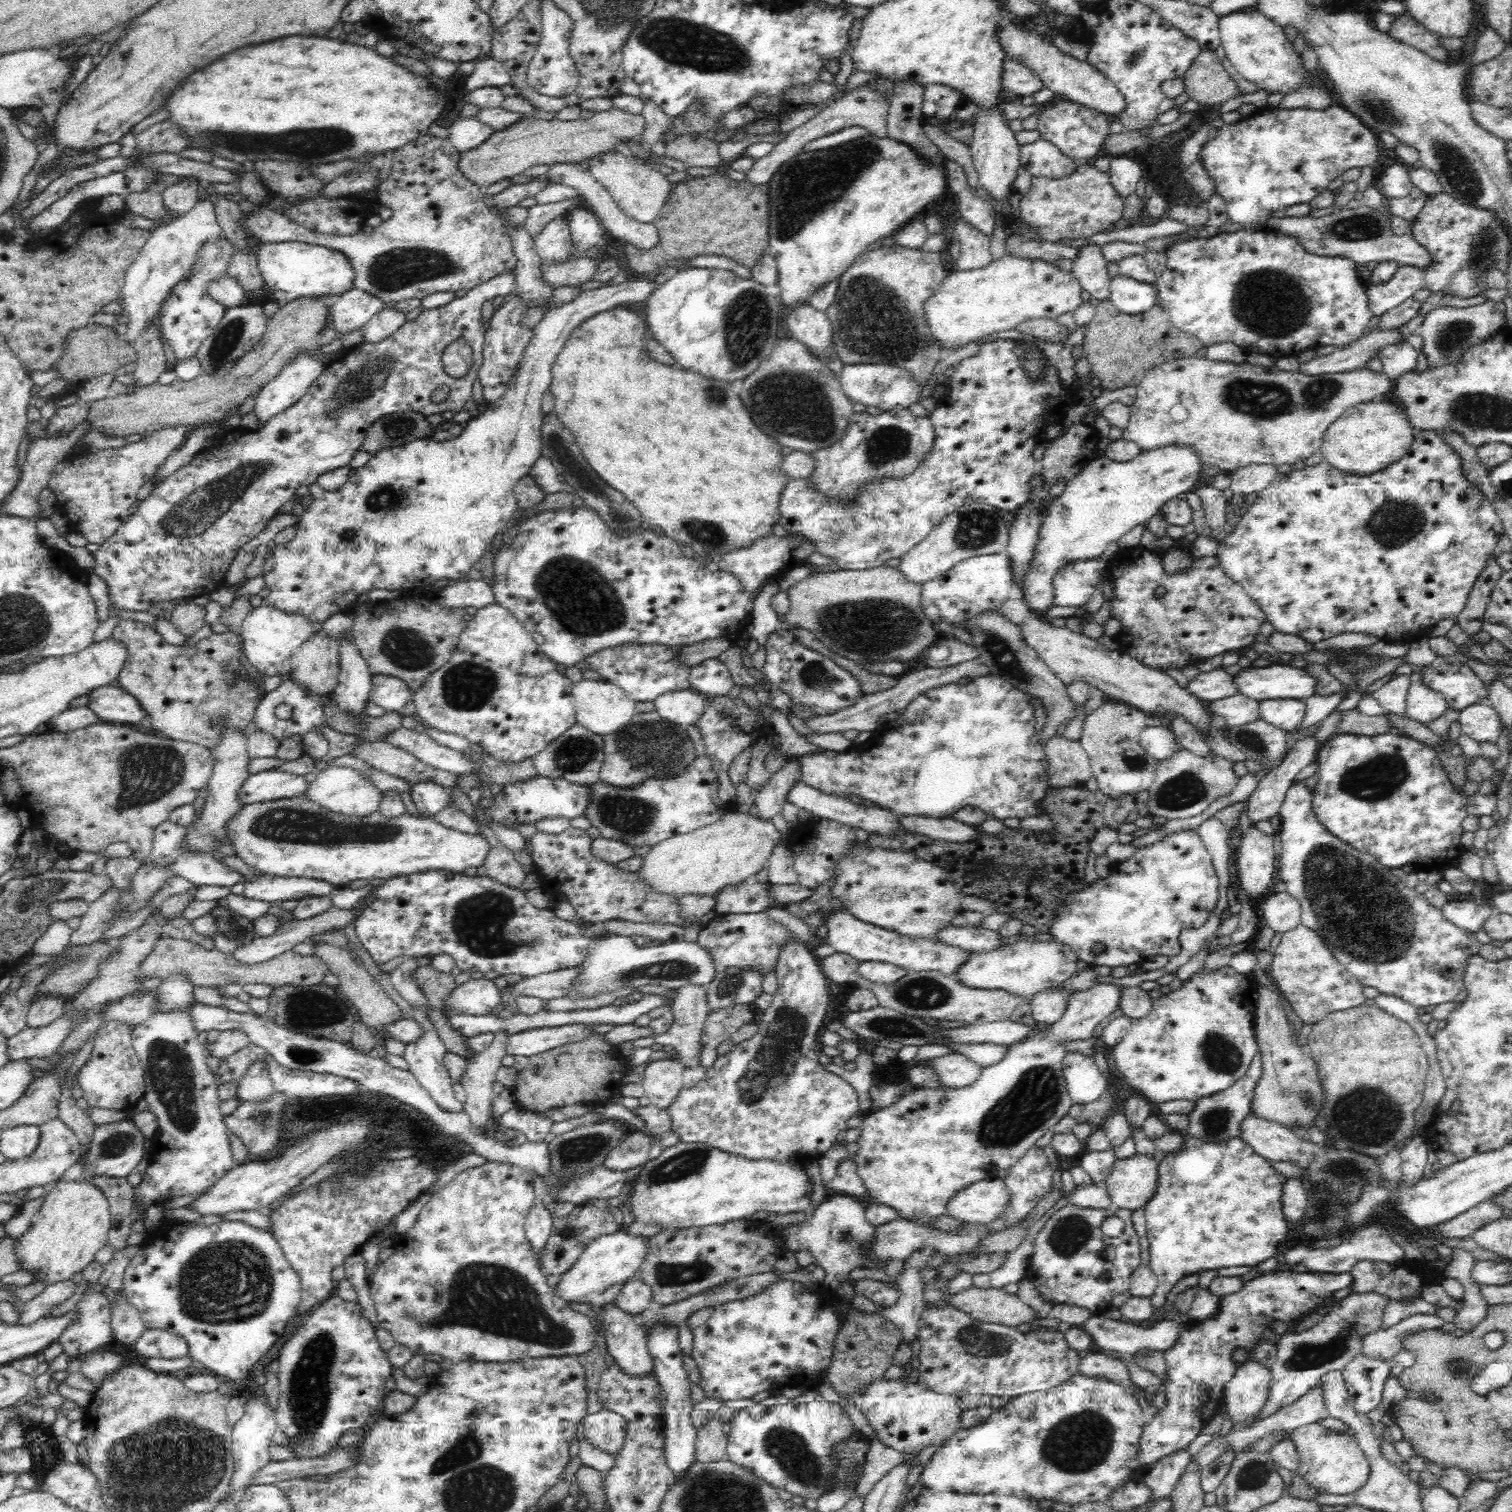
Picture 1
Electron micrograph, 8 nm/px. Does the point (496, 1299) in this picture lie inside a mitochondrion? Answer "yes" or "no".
yes

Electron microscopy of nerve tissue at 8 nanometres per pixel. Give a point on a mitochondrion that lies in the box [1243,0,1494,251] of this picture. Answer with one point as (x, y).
(1457, 170)

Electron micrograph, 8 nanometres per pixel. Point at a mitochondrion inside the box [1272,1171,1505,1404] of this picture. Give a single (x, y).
(1311, 1354)

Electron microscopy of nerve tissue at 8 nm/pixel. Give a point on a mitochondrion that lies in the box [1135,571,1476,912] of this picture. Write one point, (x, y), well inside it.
(1378, 778)

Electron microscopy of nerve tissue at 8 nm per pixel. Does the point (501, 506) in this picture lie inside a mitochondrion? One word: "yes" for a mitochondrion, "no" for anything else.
no

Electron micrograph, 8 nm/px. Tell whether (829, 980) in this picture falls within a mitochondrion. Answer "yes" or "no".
no

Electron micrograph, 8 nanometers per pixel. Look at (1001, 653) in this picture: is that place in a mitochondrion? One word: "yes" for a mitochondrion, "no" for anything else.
yes

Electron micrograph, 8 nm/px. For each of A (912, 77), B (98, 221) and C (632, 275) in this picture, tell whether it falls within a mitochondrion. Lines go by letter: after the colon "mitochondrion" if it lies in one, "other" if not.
A: other
B: other
C: other

